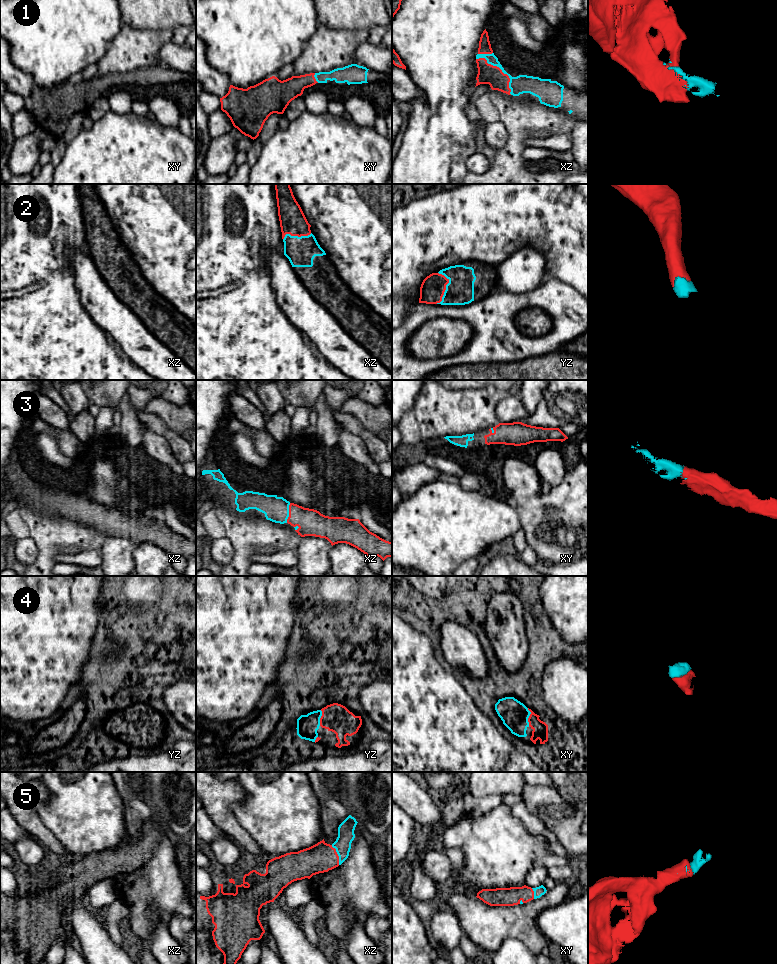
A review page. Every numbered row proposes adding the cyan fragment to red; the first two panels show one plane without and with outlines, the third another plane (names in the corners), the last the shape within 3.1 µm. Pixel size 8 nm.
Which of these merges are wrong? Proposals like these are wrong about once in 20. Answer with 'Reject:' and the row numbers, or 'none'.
Reject: none

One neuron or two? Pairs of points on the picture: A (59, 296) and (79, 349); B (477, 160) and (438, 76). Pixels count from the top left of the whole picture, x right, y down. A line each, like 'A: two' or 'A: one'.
A: one
B: two

